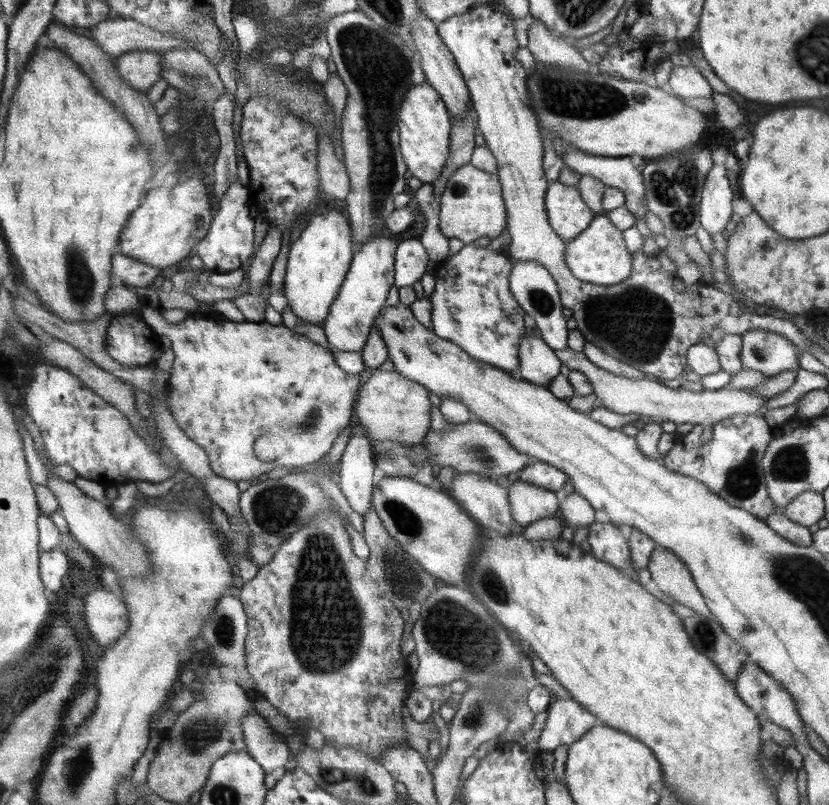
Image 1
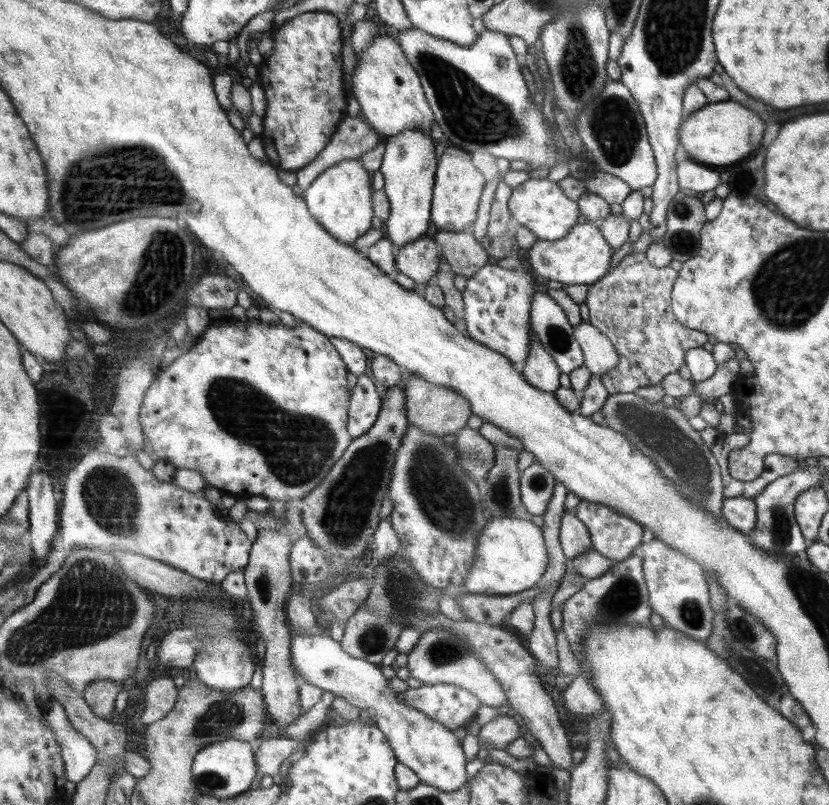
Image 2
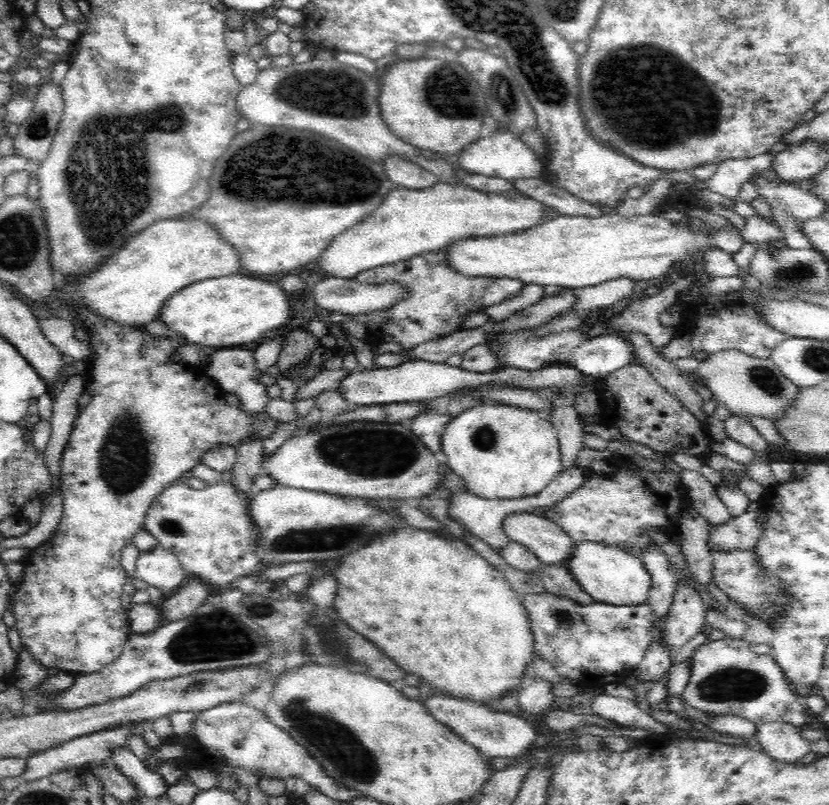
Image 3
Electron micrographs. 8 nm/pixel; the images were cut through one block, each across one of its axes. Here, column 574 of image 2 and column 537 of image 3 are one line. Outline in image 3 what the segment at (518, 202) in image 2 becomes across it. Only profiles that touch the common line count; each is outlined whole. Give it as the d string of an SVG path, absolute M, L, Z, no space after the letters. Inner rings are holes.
M438 182L434 186L422 188L422 190L396 188L386 194L379 207L370 213L370 216L352 228L345 230L342 234L338 234L328 245L328 248L324 250L324 254L312 264L318 265L315 271L323 277L351 279L363 270L376 269L377 266L384 265L395 266L398 262L420 256L423 253L443 250L448 244L458 239L517 233L532 228L546 221L544 220L546 207L548 206L545 206L543 202L538 202L530 196L522 195L522 193L518 196L490 194L462 184L450 186Z

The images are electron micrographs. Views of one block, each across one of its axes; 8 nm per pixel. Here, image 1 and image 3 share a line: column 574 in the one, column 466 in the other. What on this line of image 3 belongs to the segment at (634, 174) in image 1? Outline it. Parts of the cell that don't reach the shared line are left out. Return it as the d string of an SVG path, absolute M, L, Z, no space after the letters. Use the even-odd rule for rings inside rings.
M507 130L496 131L487 137L480 137L453 158L460 169L472 174L484 174L496 178L514 180L514 178L538 178L544 173L545 162L538 160L532 149L520 138Z

